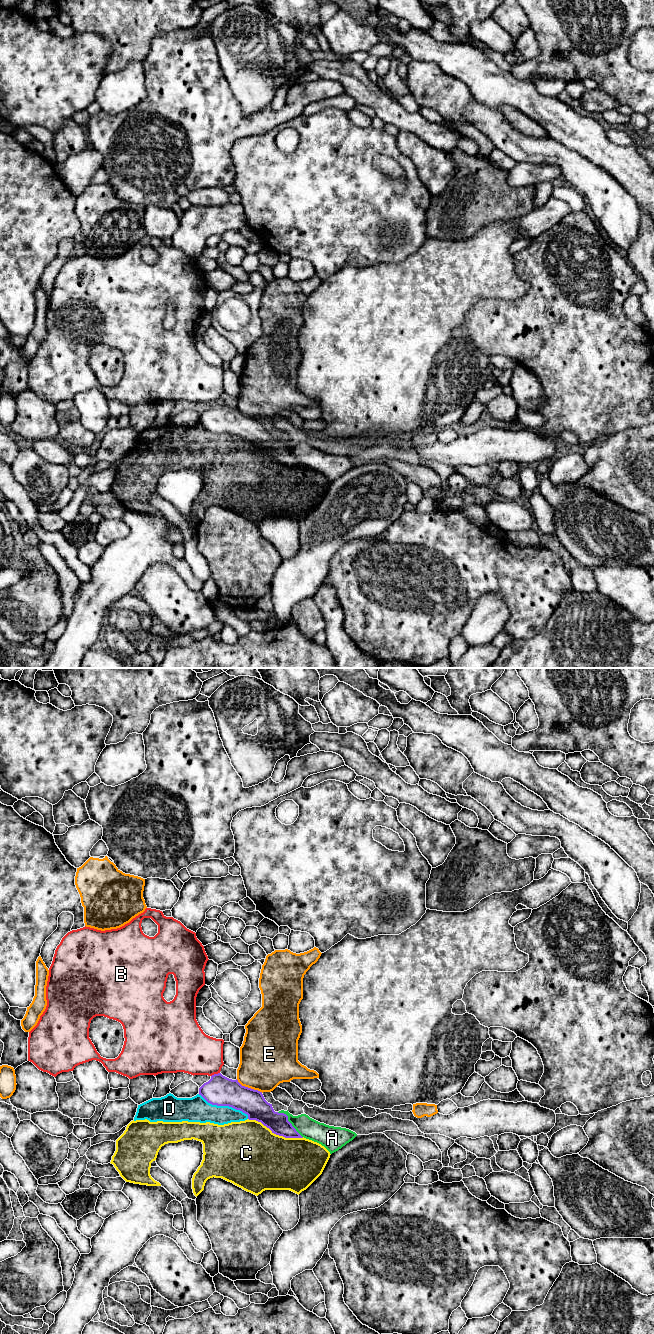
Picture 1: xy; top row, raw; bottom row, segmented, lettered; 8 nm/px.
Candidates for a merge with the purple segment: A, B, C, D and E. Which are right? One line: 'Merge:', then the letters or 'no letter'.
Merge: no letter

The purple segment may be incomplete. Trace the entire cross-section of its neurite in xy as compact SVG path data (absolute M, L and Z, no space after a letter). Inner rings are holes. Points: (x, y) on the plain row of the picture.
M221 401L199 416L201 423L208 431L217 434L229 434L248 443L249 448L261 450L272 461L285 466L303 466L284 441L275 440L262 420L242 414L238 408L232 408Z

